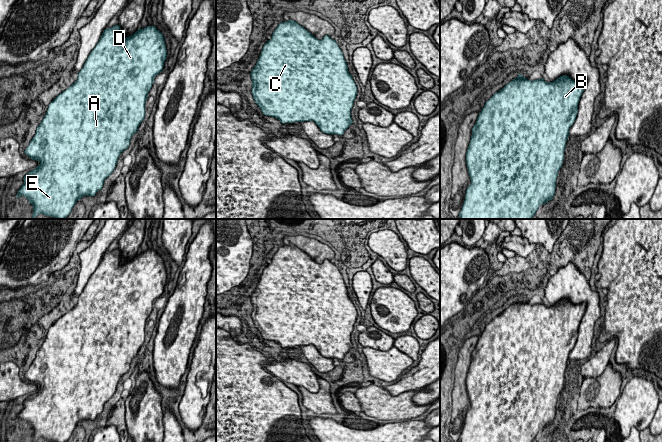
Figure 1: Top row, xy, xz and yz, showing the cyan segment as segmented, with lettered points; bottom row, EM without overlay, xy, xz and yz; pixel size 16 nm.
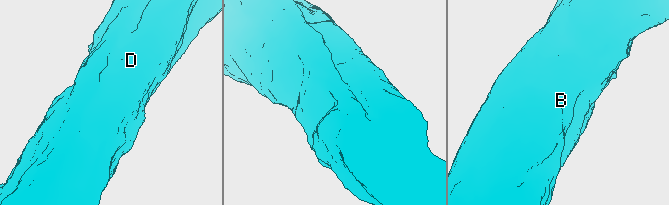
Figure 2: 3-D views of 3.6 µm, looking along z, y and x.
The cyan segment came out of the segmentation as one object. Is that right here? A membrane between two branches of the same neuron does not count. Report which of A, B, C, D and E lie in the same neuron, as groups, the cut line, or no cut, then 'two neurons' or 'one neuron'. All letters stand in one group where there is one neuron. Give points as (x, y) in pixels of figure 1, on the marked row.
groups A B C D E; cut none; one neuron

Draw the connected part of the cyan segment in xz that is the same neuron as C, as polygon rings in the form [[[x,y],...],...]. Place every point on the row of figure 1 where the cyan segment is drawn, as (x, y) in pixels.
[[[294,20],[279,23],[271,36],[250,73],[251,93],[263,115],[275,117],[283,124],[314,121],[321,132],[342,136],[353,123],[351,109],[357,95],[357,86],[336,41],[328,35],[319,40]]]

